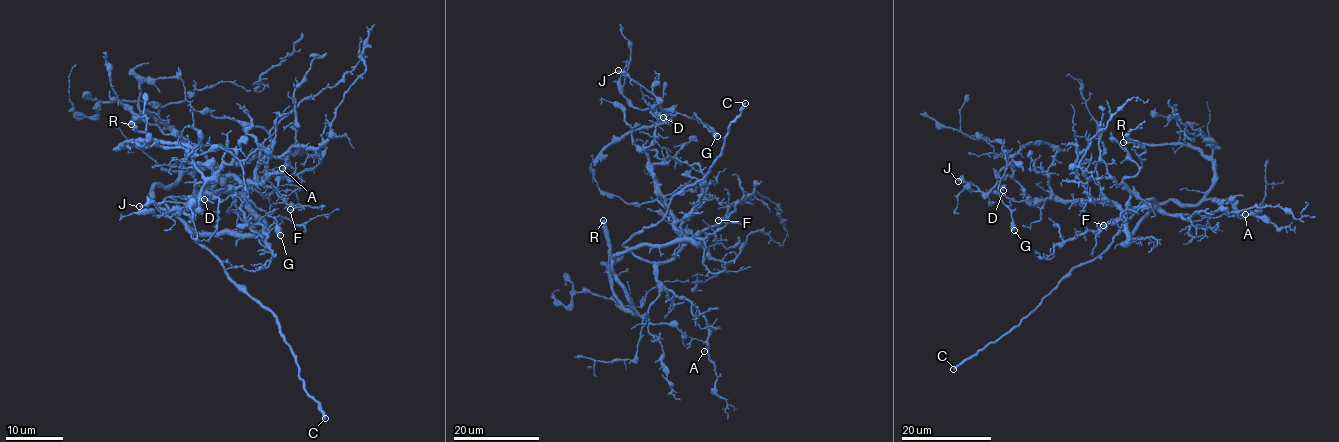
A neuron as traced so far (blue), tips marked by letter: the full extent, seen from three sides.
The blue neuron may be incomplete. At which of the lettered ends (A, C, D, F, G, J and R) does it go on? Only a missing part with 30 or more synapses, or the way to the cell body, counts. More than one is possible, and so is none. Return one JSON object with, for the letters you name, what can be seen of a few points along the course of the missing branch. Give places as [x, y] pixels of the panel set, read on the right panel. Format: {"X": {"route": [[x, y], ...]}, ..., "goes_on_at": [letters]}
{"R": {"route": [[1123, 142], [1075, 143], [1076, 128], [1088, 114], [1098, 90], [1098, 66], [1074, 62], [1042, 47], [1034, 47]]}, "goes_on_at": ["C", "R"]}

